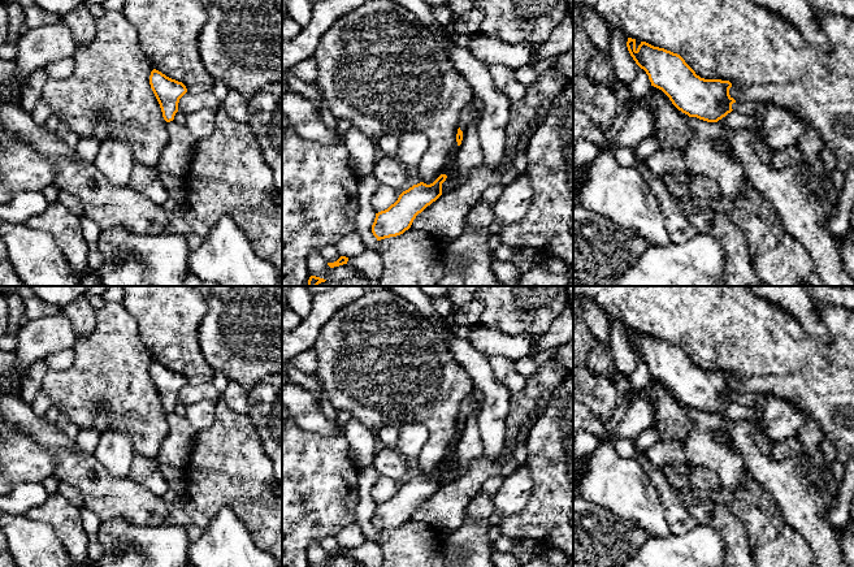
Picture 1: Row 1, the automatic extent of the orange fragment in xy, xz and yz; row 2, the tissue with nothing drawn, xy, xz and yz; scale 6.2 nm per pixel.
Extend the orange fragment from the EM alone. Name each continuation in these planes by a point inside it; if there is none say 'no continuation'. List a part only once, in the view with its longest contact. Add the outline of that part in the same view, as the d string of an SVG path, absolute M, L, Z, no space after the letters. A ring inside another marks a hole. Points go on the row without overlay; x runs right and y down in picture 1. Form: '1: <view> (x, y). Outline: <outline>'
no continuation

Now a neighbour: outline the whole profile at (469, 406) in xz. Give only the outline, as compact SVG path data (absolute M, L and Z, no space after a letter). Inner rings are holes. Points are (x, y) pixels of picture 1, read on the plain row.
M467 397L459 408L459 419L463 423L463 430L465 428L467 420L473 415L473 414L480 414L481 410L481 403L478 403L474 398Z

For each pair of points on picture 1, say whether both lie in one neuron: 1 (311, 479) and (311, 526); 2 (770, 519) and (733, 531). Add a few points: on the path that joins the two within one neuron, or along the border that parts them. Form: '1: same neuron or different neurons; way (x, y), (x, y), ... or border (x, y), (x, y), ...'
1: same neuron; way (311, 490), (311, 514)
2: different neurons; border (725, 505), (742, 524), (751, 553)

